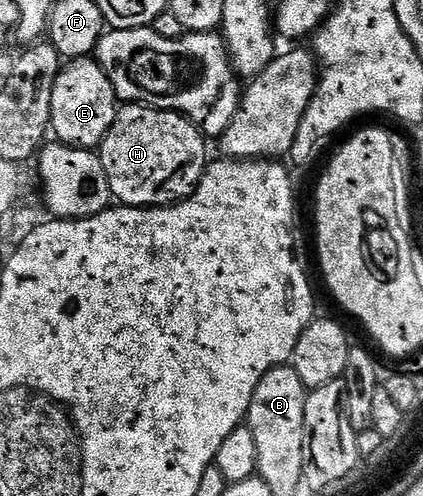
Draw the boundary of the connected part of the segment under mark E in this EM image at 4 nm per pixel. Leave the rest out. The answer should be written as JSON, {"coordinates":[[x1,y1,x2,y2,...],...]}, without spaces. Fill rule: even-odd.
{"coordinates":[[91,56,68,61,53,84,50,133,65,146,94,151,109,132,116,109,115,89,98,61]]}

